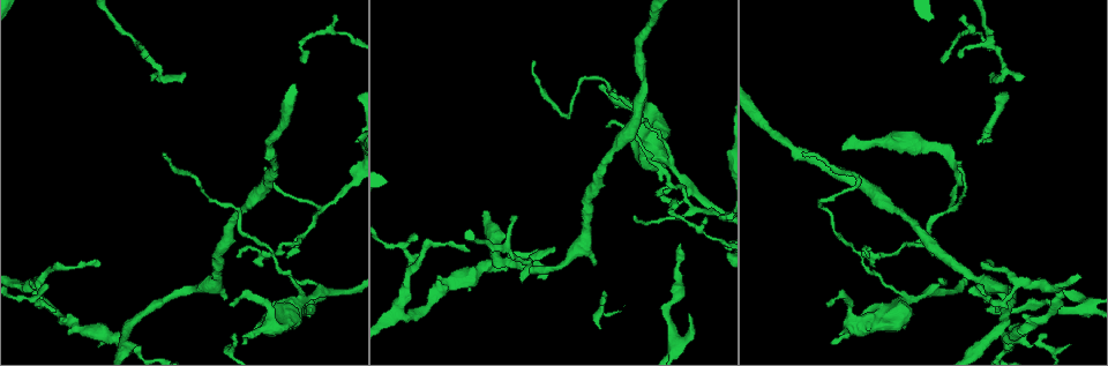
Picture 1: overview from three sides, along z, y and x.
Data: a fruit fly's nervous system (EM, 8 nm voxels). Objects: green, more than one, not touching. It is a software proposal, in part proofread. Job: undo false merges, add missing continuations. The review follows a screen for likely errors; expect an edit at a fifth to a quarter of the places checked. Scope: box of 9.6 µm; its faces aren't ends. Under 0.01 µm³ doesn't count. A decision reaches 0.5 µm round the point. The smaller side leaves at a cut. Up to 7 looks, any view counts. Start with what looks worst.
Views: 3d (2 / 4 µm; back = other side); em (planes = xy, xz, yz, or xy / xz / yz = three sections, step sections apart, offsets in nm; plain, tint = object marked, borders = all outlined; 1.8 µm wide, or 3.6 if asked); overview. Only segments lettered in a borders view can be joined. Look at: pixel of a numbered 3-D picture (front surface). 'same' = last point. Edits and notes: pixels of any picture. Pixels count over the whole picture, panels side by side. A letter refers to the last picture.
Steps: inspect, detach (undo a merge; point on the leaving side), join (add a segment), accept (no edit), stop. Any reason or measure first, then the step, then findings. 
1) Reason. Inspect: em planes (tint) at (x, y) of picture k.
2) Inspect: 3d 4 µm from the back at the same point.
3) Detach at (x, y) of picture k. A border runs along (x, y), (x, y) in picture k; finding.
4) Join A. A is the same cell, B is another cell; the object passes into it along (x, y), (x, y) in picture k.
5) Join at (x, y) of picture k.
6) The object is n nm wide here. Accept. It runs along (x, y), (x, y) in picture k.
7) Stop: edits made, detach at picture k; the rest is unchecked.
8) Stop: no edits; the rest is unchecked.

Branch stops here. Inspect: 3d 4 µm at (689, 315) of picture 1.

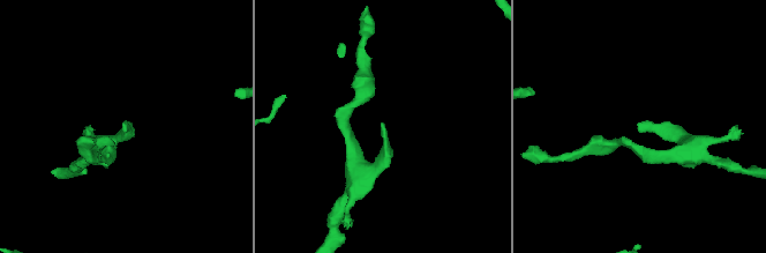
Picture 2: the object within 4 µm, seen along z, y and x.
Inspect: em 3.6 µm planes (borders) at (383, 125) of picture 2.

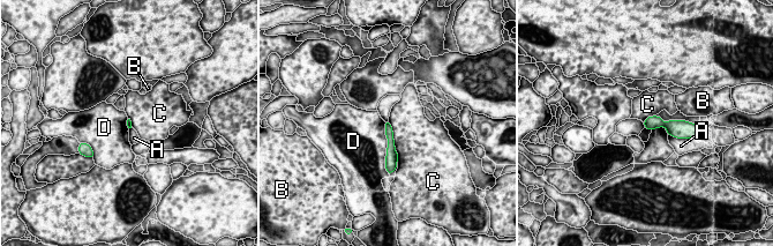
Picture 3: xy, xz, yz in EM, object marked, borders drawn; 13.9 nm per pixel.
Accept. A, B, C and D are other cells; a border runs along (388, 121), (398, 158) in picture 3; none of them fits.

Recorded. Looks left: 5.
Free end. Inspect: em planes (borders) at (989, 309) of picture 1.

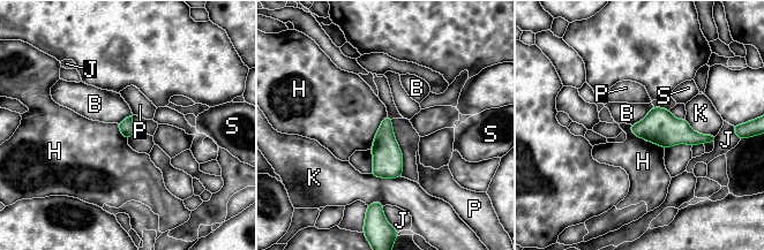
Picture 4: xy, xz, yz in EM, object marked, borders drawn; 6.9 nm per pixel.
The object is 100 nm wide here. Accept. B, H, J, K, P and S are other cells; a border runs along (387, 114), (369, 149) in picture 4; no lettered segment goes on from it.

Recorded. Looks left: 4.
Arms part here. Inspect: 3d 4 µm at (275, 262) of picture 1.

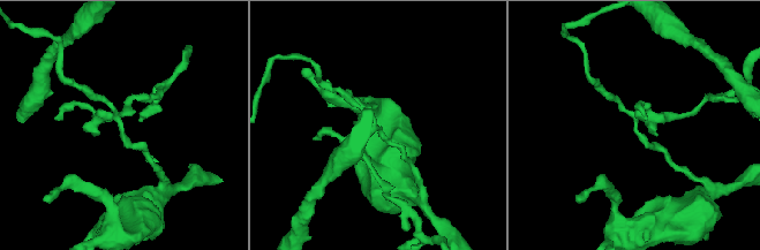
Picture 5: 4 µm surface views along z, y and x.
Need the tissue. Inspect: em planes (borders) at (120, 121) of picture 5.

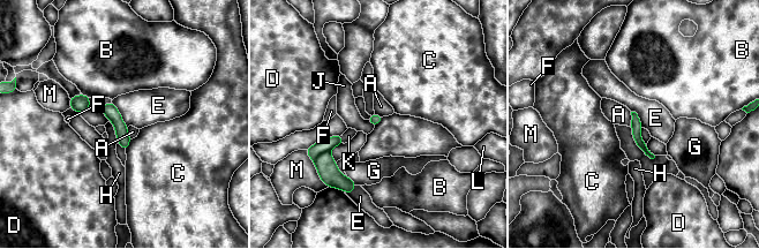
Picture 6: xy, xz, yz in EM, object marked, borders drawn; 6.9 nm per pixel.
Detach at (325, 165) of picture 6. A, B, C, D, E, F, G, H, J, K, L and M are other cells; a border runs along (329, 150), (321, 153), (314, 161) in picture 6; a second cell is stuck on.

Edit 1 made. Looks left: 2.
Stop: edits made, detach at picture 6; the rest is unchecked.

